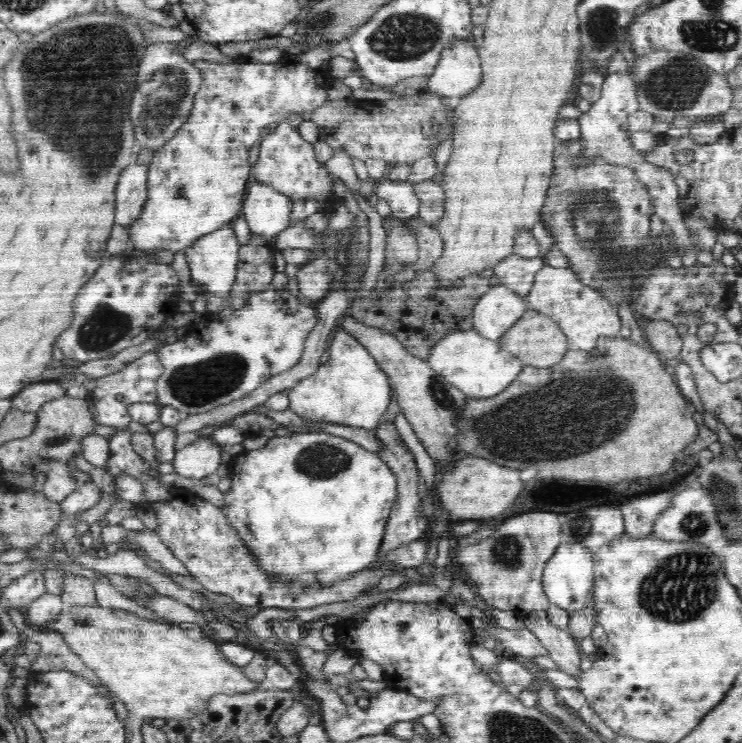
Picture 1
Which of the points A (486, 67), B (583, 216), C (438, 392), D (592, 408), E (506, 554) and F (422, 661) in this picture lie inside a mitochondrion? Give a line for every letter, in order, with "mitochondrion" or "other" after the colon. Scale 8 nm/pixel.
A: other
B: mitochondrion
C: mitochondrion
D: mitochondrion
E: mitochondrion
F: other

